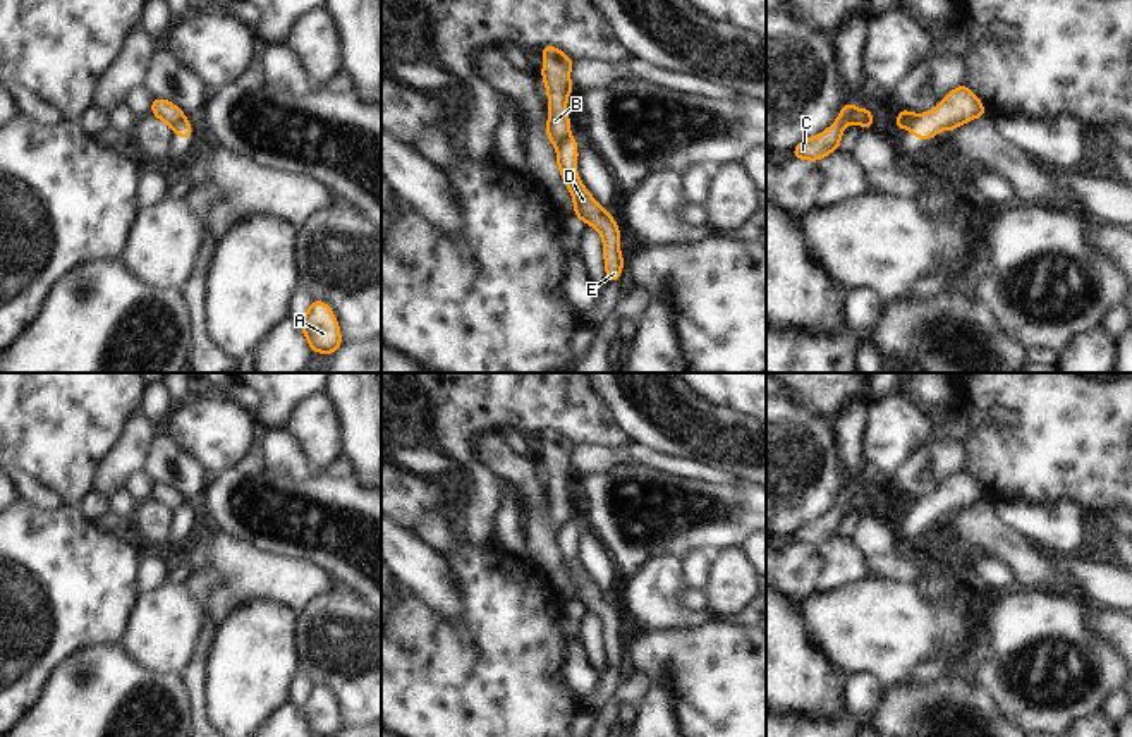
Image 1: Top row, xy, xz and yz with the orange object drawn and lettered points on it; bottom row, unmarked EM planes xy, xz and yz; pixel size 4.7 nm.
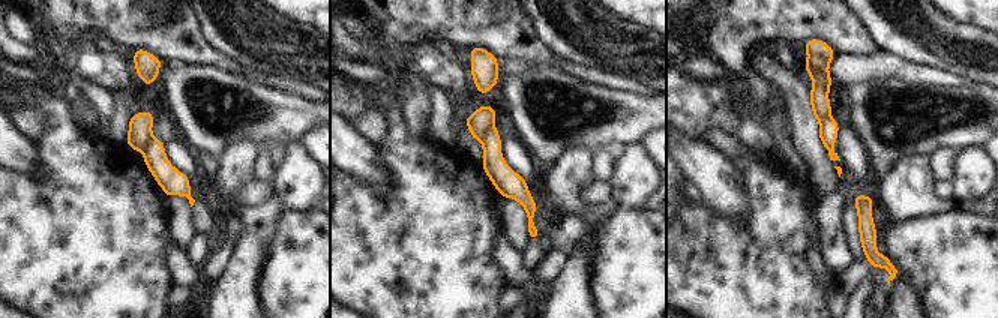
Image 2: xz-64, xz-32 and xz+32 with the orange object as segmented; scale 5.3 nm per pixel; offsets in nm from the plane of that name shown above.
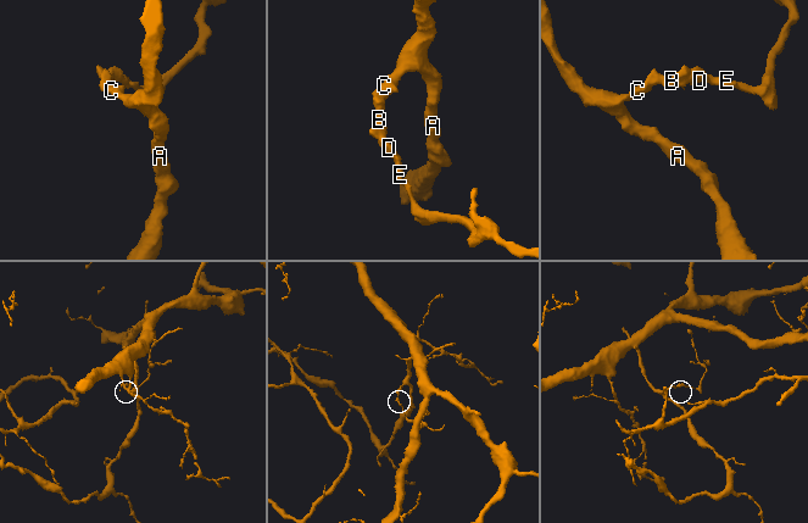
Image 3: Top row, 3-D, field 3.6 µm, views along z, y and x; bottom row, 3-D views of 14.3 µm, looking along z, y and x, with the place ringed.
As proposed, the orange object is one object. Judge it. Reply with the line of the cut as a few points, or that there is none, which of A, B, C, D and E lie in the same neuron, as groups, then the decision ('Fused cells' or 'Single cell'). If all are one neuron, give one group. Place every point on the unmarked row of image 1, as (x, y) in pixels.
Split along xz (569, 519), (555, 529). Groups: A B C / D E. Fused cells.

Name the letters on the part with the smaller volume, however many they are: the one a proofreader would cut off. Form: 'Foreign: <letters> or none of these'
Foreign: D, E.

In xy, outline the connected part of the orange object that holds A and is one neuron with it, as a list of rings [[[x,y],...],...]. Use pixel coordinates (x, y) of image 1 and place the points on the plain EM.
[[[311,685],[299,710],[311,737],[335,737],[344,728],[337,703],[325,685]]]

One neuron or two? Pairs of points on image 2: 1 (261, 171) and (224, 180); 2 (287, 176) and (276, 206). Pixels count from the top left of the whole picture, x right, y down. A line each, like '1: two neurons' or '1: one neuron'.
1: two neurons
2: two neurons

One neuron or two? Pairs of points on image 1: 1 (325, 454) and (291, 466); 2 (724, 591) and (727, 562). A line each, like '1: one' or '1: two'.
1: two
2: one

